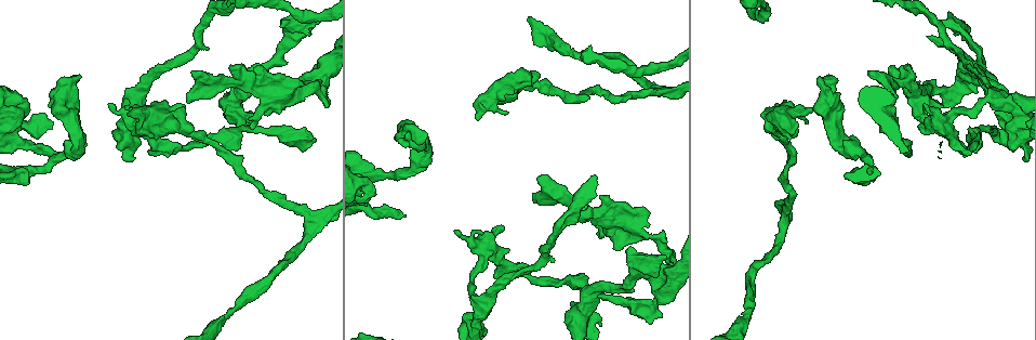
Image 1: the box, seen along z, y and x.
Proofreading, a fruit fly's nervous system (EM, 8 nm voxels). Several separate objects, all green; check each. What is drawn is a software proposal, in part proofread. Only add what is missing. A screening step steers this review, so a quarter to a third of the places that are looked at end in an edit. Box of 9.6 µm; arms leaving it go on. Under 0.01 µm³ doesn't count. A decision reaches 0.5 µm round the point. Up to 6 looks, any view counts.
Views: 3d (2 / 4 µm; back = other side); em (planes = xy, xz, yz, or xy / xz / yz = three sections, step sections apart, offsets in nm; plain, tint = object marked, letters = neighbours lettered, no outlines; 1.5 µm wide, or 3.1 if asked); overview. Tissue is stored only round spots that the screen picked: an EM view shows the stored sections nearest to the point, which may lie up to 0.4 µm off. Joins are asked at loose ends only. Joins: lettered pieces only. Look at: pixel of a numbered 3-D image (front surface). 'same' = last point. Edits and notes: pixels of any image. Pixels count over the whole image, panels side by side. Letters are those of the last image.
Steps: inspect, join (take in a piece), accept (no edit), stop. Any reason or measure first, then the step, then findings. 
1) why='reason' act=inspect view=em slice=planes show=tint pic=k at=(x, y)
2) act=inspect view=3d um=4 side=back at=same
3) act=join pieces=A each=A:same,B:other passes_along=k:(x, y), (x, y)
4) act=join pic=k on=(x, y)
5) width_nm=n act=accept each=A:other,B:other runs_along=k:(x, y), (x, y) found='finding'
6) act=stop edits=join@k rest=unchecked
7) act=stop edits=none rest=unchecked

why='thick end' act=inspect view=em slice=xy step=4 show=tint pic=1 at=(140, 133)

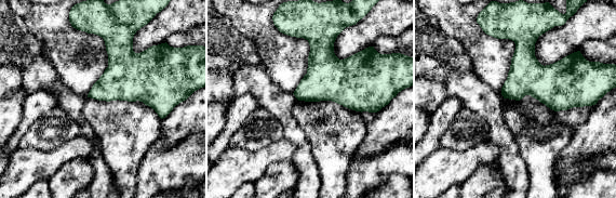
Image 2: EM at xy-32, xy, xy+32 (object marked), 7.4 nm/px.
act=inspect view=em slice=planes show=tint at=same

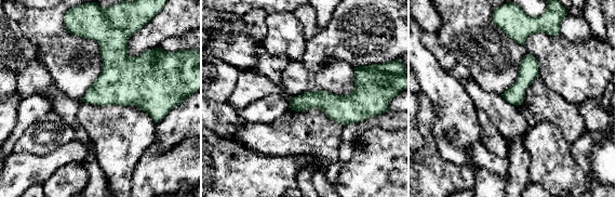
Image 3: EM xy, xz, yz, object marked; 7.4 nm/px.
why='see the neighbours' act=inspect view=em slice=planes show=letters at=same

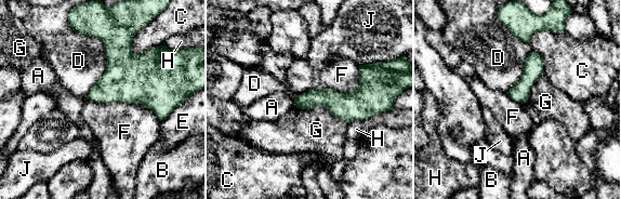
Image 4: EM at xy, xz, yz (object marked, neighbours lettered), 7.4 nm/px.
act=accept each=A:other,B:other,C:other,D:other,E:other,F:other,G:other,H:other,J:other runs_along=4:(374, 93), (364, 100), (296, 100) found='no lettered piece goes on from it'

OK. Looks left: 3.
why='an open end' act=inspect view=em slice=planes show=letters pic=1 at=(921, 122)

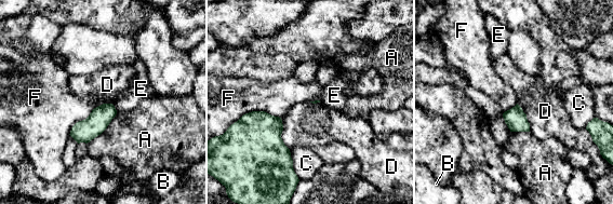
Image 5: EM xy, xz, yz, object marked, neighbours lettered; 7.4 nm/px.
longest_contact=A:340nm act=accept each=A:other,B:other,C:other,D:other,E:other,F:other border=5:(280, 118), (281, 139), (290, 149) found='none of them fits'

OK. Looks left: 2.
why='thick end' act=inspect view=3d um=4 side=back pic=1 at=(228, 68)

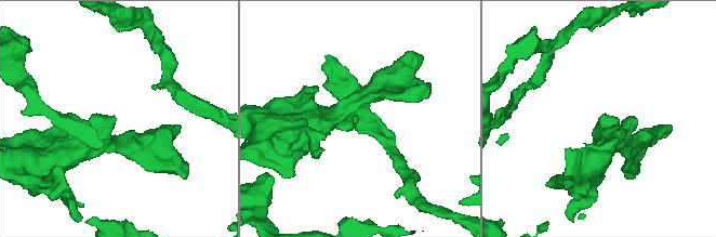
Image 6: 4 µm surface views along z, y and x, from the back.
act=inspect view=em slice=planes show=letters pic=6 at=(601, 122)

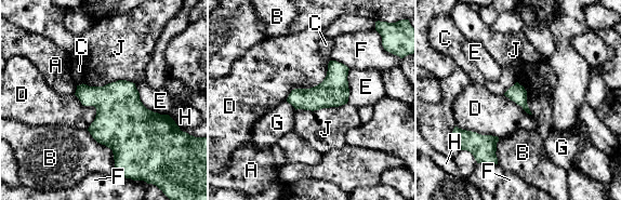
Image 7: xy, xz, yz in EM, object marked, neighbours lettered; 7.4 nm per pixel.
width_nm=220 act=accept each=A:other,B:other,C:other,D:other,E:other,F:other,G:other,H:other,J:other border=7:(82, 83), (135, 83) found='none of them fits'

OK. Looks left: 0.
act=stop edits=none rest=unchecked

